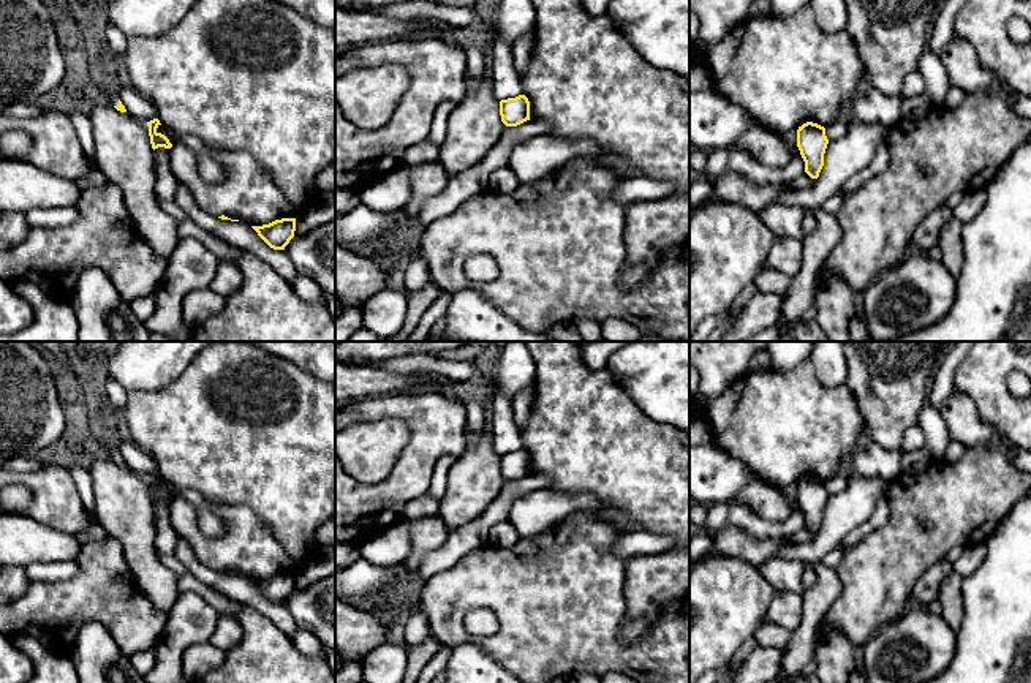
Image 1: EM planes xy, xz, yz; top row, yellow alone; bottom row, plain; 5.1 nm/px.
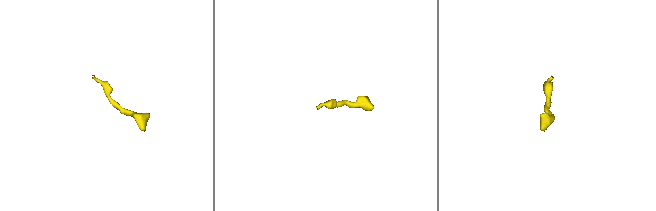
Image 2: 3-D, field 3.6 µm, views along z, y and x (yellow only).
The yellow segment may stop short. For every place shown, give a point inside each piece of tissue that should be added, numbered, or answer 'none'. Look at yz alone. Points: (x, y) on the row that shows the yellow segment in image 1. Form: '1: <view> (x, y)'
none

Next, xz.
none

